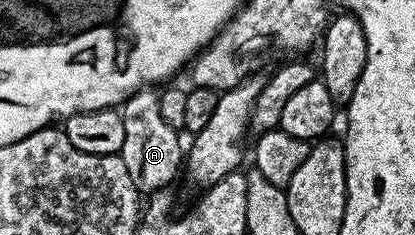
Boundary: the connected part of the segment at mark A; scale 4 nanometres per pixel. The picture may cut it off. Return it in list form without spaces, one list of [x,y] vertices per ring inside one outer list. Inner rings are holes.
[[[142,89],[125,100],[119,108],[124,130],[120,157],[131,173],[131,181],[135,181],[141,193],[166,190],[170,186],[168,183],[179,175],[183,167],[183,143],[181,147],[178,128],[163,121],[163,113],[159,113],[160,100],[161,96],[156,90]]]

